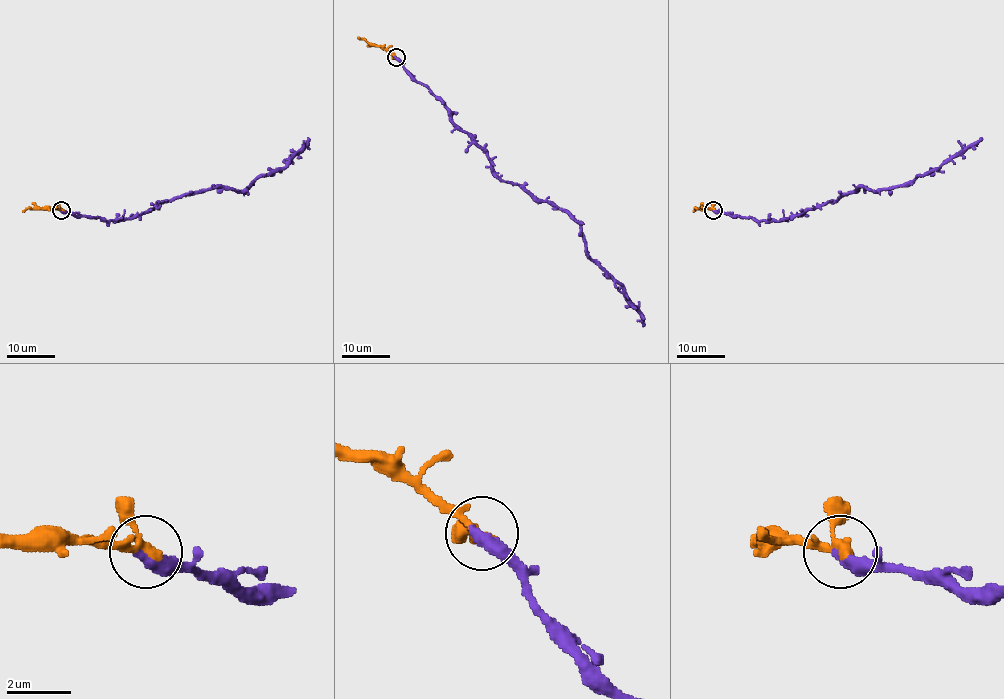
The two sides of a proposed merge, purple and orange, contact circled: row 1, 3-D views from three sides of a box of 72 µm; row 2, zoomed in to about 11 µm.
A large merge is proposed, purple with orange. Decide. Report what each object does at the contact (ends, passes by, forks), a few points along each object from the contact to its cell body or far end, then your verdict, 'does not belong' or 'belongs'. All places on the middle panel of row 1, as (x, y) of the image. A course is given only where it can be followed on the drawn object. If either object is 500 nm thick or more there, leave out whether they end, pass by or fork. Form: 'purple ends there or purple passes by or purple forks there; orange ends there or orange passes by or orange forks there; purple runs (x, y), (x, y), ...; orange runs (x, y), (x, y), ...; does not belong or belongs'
purple ends there; orange passes by; purple runs (395, 58), (441, 101), (499, 178), (551, 201), (579, 224), (585, 252), (621, 286), (642, 327); orange runs (396, 58), (358, 37); belongs

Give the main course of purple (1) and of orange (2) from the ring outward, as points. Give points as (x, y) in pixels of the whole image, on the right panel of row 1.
1: (714, 209), (779, 221), (834, 202), (857, 188), (880, 190), (908, 185), (983, 139)
2: (714, 209), (695, 208), (693, 212)

